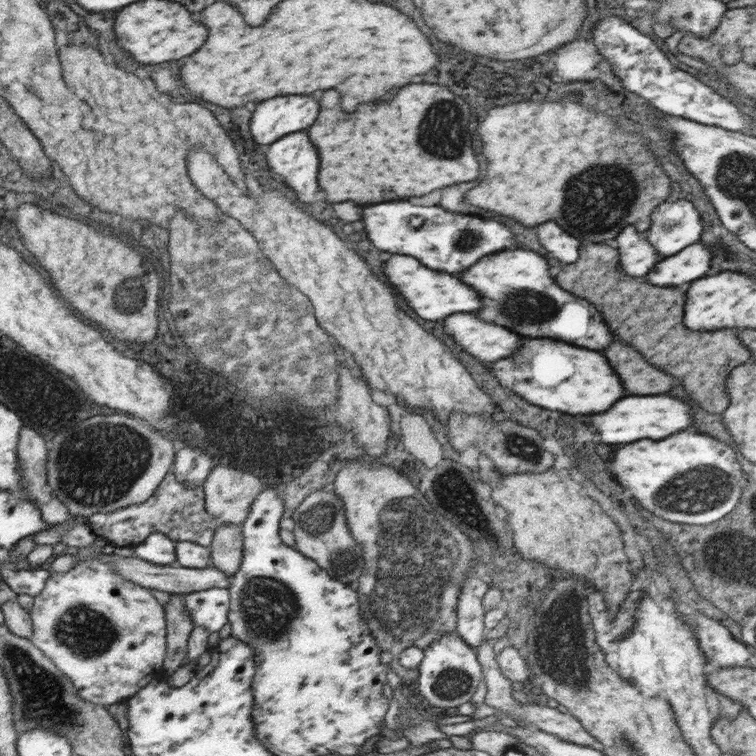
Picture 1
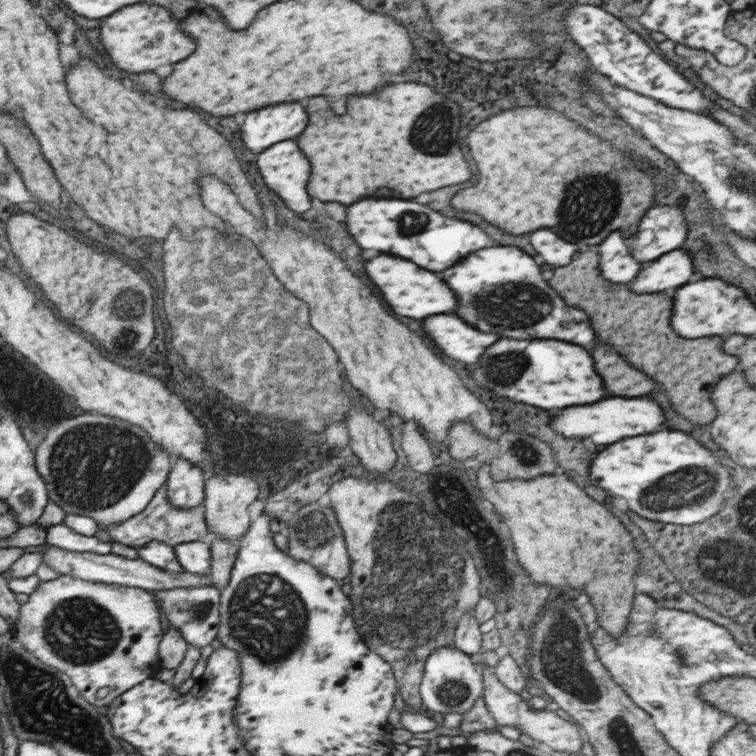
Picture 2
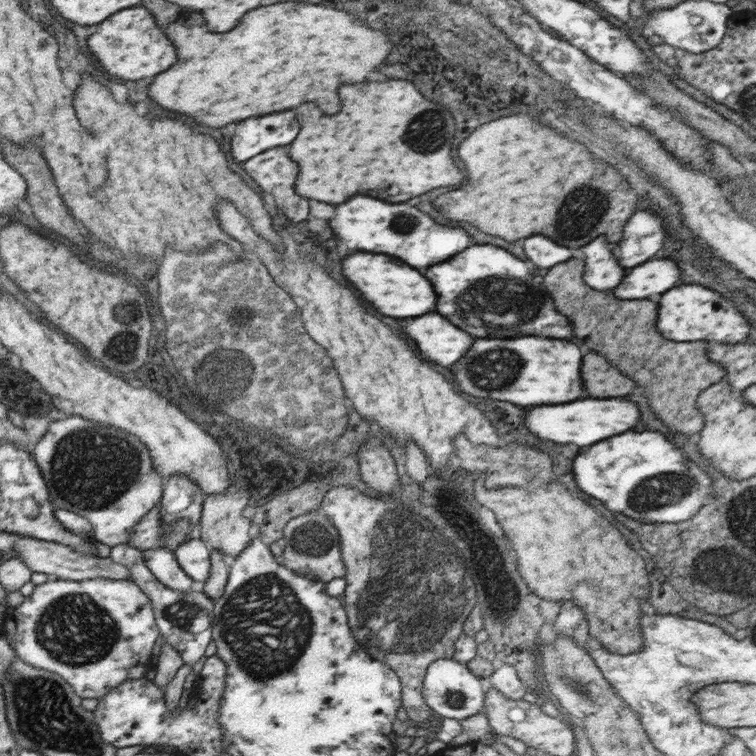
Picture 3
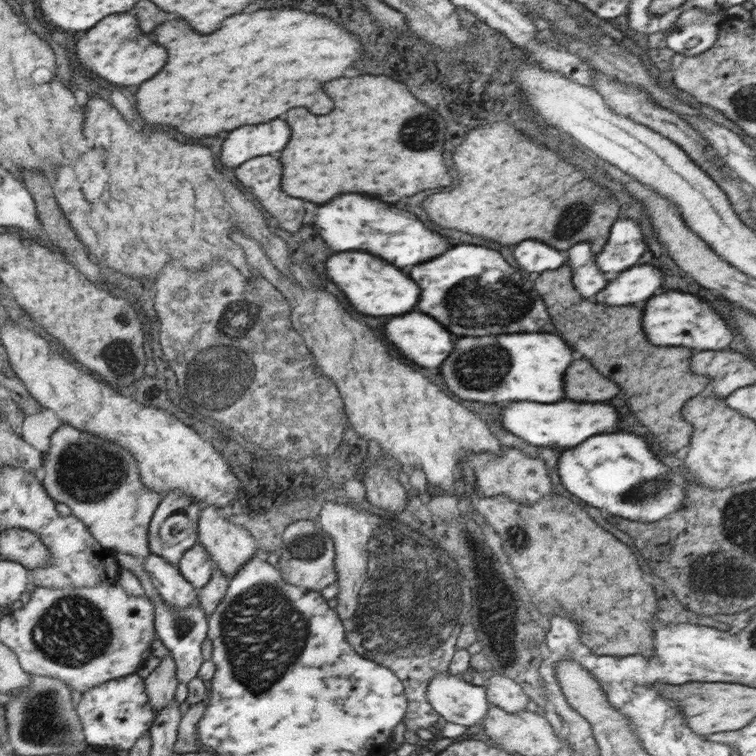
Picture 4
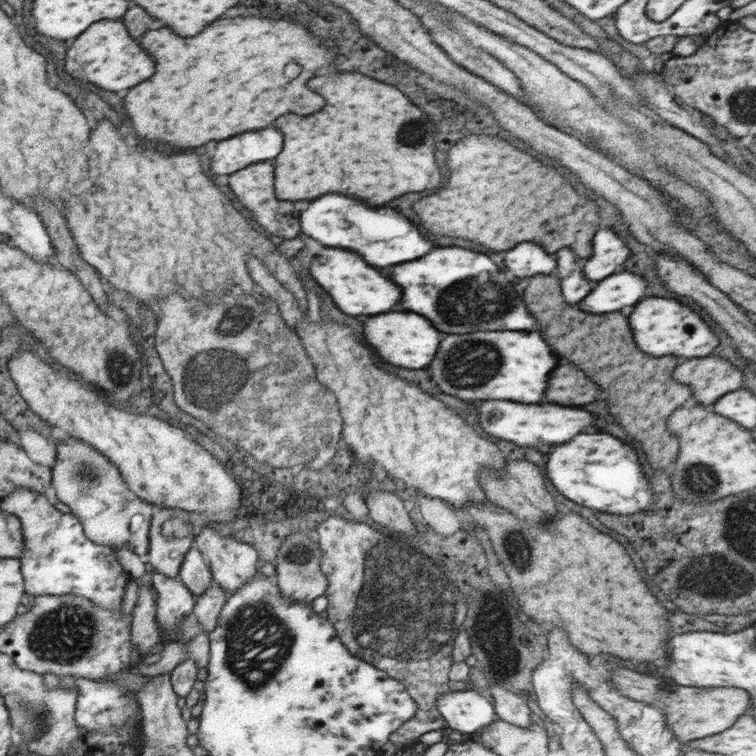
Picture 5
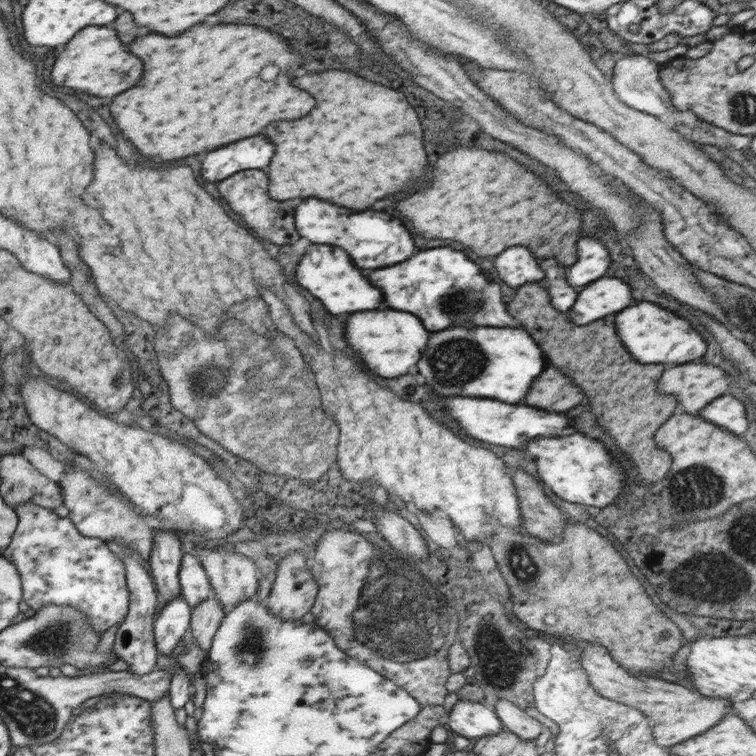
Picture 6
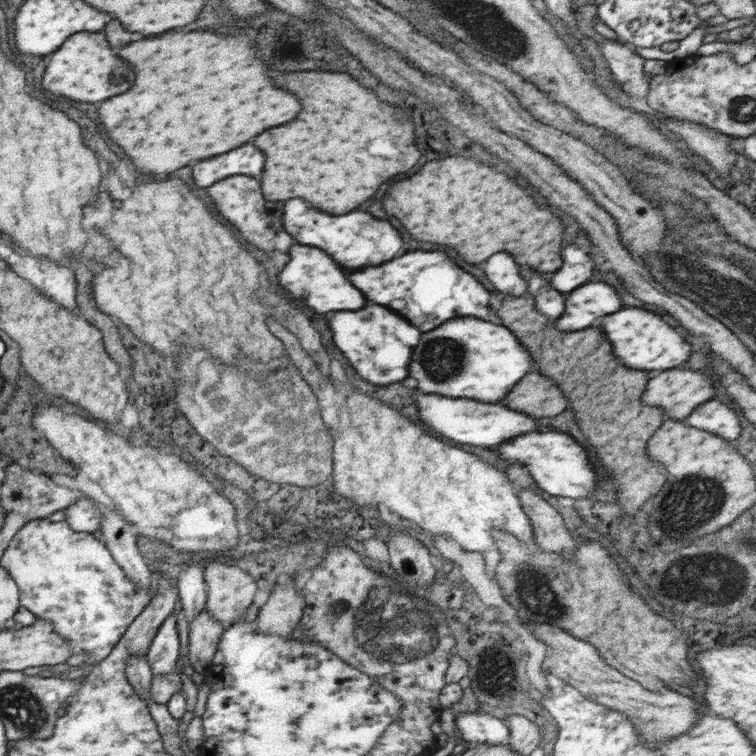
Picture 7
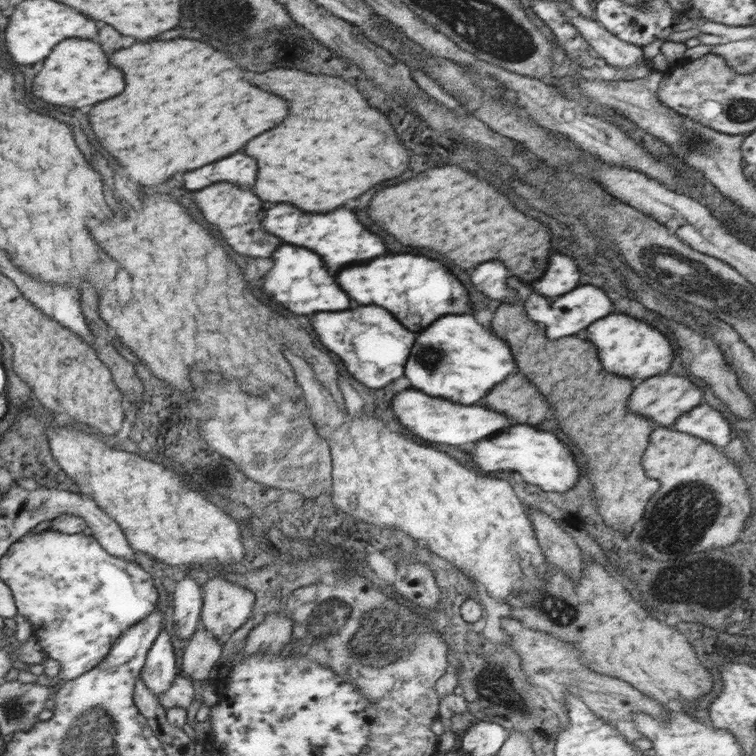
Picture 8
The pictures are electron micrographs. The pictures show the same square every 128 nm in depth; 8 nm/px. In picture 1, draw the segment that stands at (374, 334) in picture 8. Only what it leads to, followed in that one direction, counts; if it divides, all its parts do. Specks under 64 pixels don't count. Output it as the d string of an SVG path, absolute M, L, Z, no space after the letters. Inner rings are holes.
M454 314L444 320L444 328L463 350L484 362L512 356L522 346L522 336L504 330L504 326L484 322L474 314Z

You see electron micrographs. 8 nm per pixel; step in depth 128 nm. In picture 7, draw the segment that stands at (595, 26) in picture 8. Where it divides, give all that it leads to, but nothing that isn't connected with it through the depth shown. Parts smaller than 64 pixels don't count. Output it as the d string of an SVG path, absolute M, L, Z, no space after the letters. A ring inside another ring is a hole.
M620 41L599 42L598 46L617 82L616 87L629 96L647 98L651 78L644 71L645 59L632 46Z

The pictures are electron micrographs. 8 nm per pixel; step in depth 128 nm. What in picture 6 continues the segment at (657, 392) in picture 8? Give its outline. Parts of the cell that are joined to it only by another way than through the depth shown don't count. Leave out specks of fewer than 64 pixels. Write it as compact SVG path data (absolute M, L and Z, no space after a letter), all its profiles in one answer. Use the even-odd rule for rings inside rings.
M696 361L666 368L657 390L676 396L679 410L694 415L716 398L726 395L729 383L729 375L718 365Z

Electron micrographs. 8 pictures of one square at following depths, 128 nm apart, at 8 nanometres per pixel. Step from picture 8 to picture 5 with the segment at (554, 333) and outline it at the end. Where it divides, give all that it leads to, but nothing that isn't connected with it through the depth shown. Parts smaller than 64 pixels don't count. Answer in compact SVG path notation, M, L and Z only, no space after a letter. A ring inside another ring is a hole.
M619 270L598 281L596 288L576 306L588 313L600 314L620 311L645 298L648 279L632 272Z

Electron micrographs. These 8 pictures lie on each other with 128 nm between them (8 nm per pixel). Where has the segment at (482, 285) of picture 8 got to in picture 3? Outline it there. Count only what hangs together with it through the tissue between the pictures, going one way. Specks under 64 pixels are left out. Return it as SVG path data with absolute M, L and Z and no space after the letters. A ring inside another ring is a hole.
M542 234L526 238L524 251L530 262L540 269L552 268L552 266L566 262L577 255L574 249L556 244L551 238L546 238Z

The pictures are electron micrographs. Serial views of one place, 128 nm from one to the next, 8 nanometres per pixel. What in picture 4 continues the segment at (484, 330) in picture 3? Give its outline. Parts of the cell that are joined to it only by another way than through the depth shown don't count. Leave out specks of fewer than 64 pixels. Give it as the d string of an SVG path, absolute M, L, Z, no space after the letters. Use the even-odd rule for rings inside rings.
M462 244L410 270L422 288L418 310L436 318L456 336L554 333L544 299L534 289L530 272L510 266L498 250Z

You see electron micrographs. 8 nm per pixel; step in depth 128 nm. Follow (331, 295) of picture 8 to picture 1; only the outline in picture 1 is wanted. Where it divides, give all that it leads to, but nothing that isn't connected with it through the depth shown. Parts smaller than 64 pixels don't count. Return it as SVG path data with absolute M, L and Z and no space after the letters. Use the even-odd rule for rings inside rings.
M392 256L386 262L384 270L390 284L398 288L398 292L406 298L406 302L414 308L414 312L424 320L444 320L450 314L474 312L482 306L482 298L472 286L464 284L460 278L452 274L430 270L424 264L420 264L416 258Z

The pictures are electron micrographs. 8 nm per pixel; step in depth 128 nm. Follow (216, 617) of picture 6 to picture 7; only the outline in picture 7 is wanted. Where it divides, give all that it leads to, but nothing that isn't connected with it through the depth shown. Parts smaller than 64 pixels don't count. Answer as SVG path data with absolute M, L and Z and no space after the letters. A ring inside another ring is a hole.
M206 608L189 622L189 661L195 672L207 675L224 629Z

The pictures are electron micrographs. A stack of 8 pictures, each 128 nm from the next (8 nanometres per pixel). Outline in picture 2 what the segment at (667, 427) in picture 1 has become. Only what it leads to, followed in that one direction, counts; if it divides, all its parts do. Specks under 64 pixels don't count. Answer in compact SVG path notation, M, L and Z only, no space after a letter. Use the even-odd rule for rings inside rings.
M608 398L590 406L566 408L554 416L551 427L560 435L586 436L592 438L596 444L614 444L622 438L632 438L667 429L662 406L656 400L648 400L648 398Z

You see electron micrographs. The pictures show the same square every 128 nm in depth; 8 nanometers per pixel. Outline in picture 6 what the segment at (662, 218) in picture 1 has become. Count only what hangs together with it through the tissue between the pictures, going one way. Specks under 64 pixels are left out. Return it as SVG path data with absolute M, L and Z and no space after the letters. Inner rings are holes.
M582 236L576 242L576 264L568 267L566 278L572 286L584 286L604 277L610 268L610 251L600 239Z

